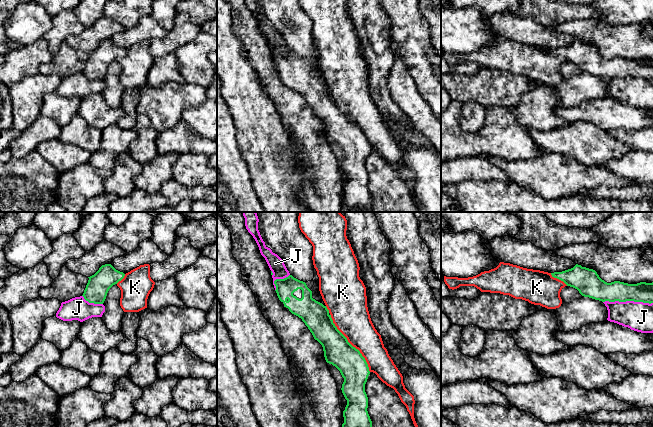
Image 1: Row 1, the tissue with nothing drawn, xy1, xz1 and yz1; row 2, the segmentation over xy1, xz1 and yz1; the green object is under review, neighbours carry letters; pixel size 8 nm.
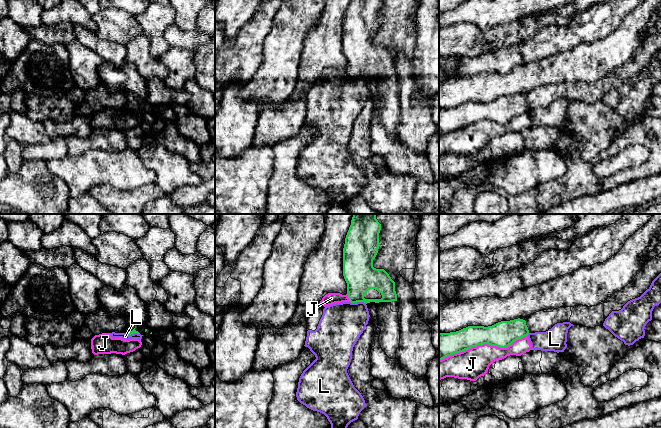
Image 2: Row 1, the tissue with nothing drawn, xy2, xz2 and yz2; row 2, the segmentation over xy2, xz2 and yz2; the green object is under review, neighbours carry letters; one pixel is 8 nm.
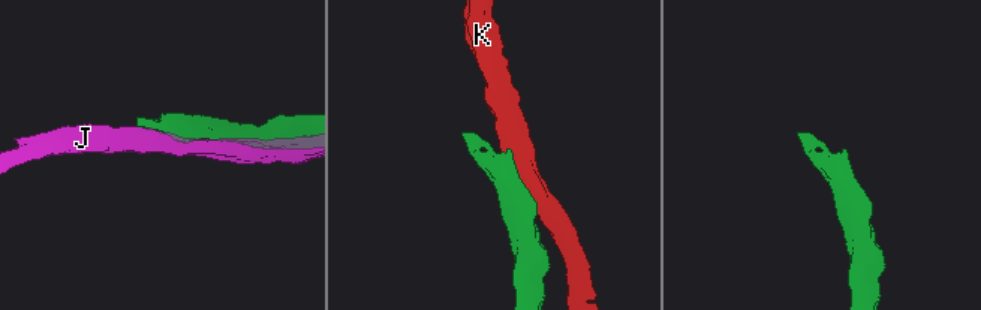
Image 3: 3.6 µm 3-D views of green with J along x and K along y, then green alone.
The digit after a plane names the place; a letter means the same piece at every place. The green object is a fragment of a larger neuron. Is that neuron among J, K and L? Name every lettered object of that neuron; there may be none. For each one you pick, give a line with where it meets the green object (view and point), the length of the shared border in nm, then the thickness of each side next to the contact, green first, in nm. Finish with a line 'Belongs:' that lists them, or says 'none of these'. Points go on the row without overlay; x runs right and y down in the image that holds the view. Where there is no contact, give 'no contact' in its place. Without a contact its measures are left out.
Belongs: none of these

